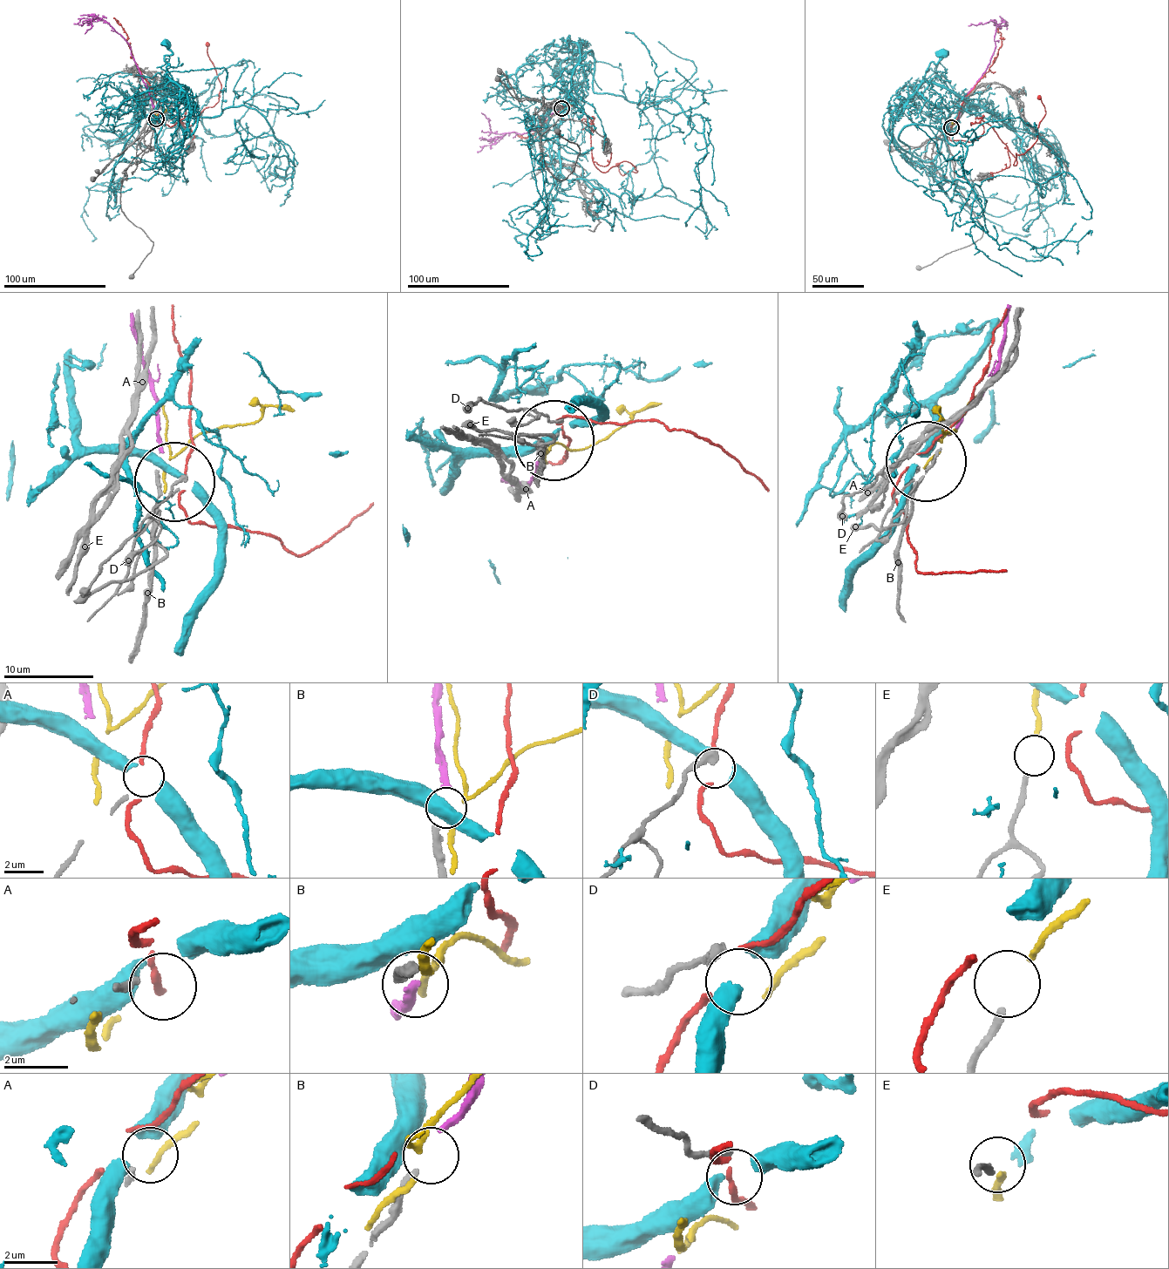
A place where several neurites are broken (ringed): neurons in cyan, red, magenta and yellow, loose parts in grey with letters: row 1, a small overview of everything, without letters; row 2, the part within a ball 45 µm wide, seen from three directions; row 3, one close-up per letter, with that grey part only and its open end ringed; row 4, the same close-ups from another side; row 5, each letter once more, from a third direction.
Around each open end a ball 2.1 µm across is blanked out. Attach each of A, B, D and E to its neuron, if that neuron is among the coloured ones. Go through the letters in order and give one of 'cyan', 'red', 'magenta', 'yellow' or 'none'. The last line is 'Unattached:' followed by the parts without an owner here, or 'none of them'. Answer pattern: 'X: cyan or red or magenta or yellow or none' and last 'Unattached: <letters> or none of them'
A: none
B: magenta
D: none
E: yellow
Unattached: A, D

